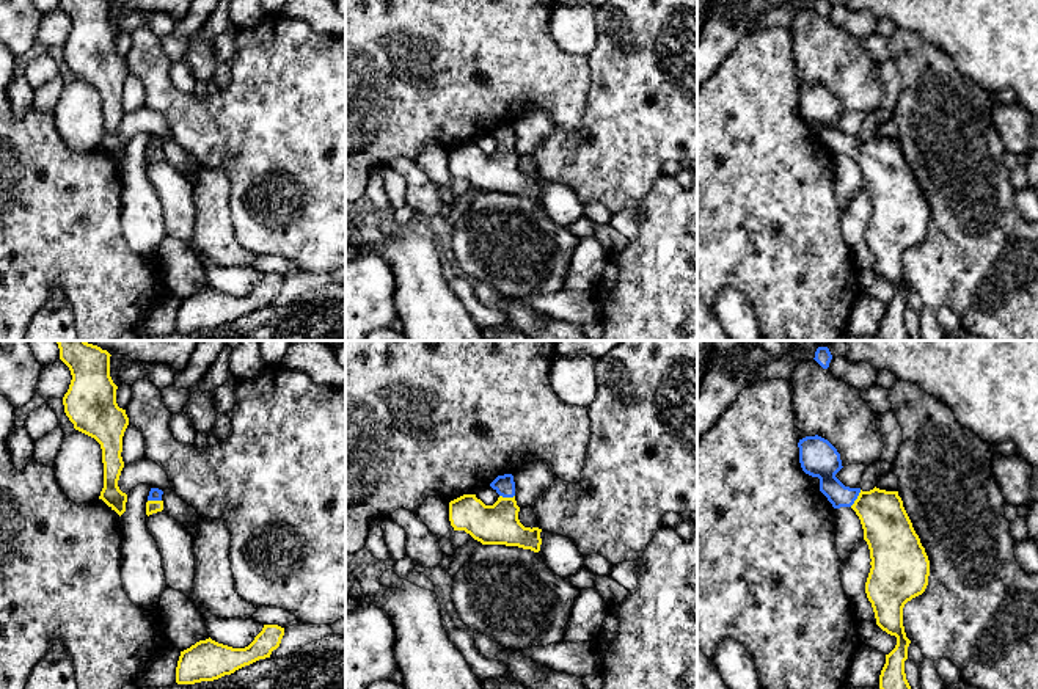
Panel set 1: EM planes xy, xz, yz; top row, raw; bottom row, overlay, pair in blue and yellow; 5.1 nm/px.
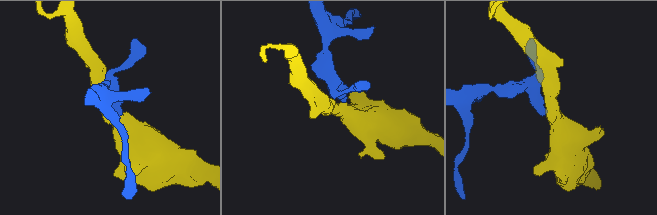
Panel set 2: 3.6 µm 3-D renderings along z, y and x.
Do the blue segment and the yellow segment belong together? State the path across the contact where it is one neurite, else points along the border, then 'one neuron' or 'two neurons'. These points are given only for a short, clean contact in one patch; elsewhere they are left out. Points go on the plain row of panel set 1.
across yz (823, 110), (826, 126), (856, 146), (888, 178) | one neuron

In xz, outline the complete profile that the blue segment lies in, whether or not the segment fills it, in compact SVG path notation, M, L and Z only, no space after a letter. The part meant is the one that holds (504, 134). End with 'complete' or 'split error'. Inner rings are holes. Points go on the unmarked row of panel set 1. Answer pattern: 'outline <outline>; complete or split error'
outline M498 124L490 135L499 143L493 154L485 154L476 143L463 143L449 151L454 179L465 179L482 193L518 195L539 201L542 177L520 171L514 124Z; split error

